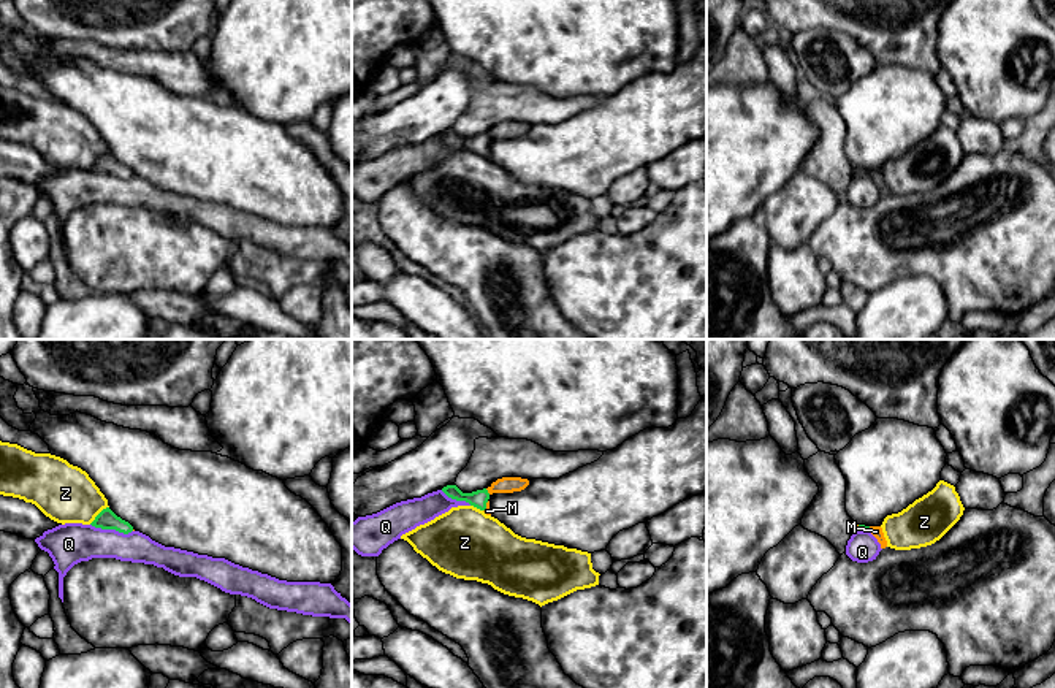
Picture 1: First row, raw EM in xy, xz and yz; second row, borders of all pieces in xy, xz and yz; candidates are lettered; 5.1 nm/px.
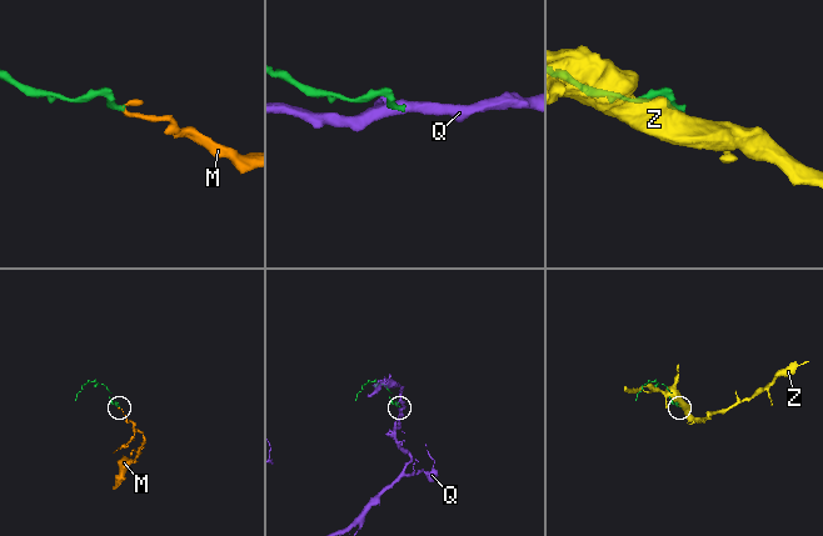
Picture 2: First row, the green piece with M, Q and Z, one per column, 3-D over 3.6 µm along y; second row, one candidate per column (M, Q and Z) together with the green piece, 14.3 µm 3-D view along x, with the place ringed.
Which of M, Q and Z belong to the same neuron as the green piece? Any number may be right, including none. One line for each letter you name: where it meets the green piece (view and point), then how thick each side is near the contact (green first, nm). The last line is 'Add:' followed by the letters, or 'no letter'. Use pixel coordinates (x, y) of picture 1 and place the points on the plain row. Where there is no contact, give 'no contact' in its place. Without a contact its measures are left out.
M: meets green in xz at (487, 137); 90 nm thick on the green side, 80 nm on the other
Add: M

